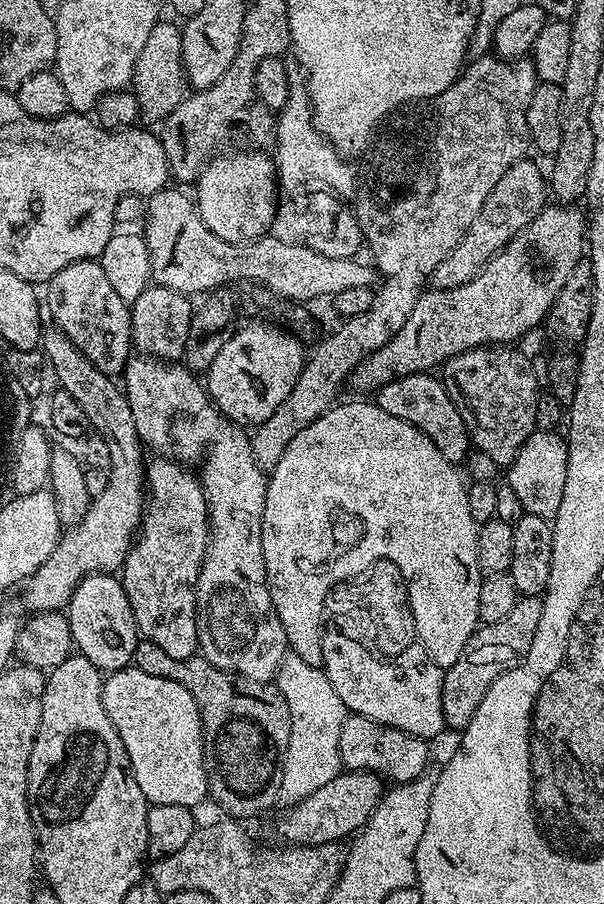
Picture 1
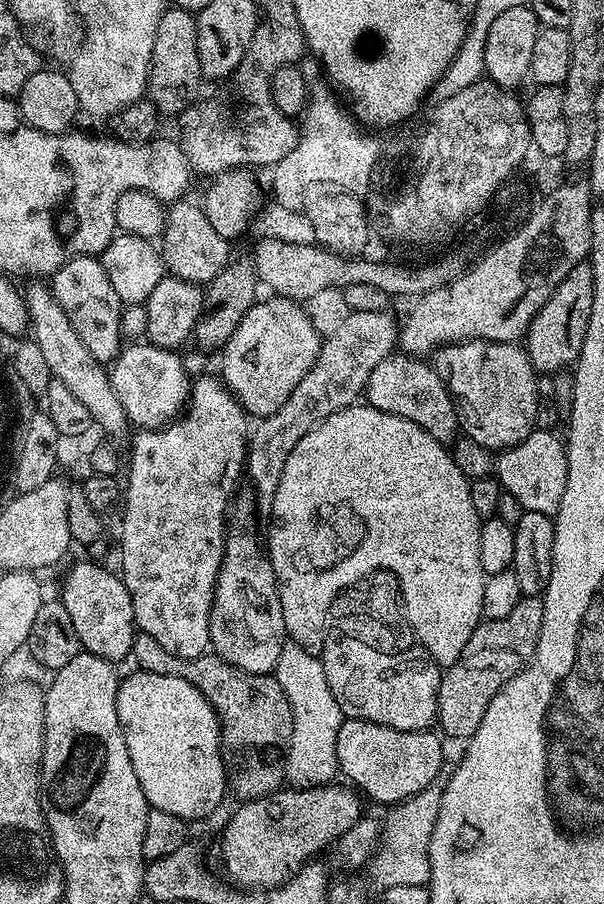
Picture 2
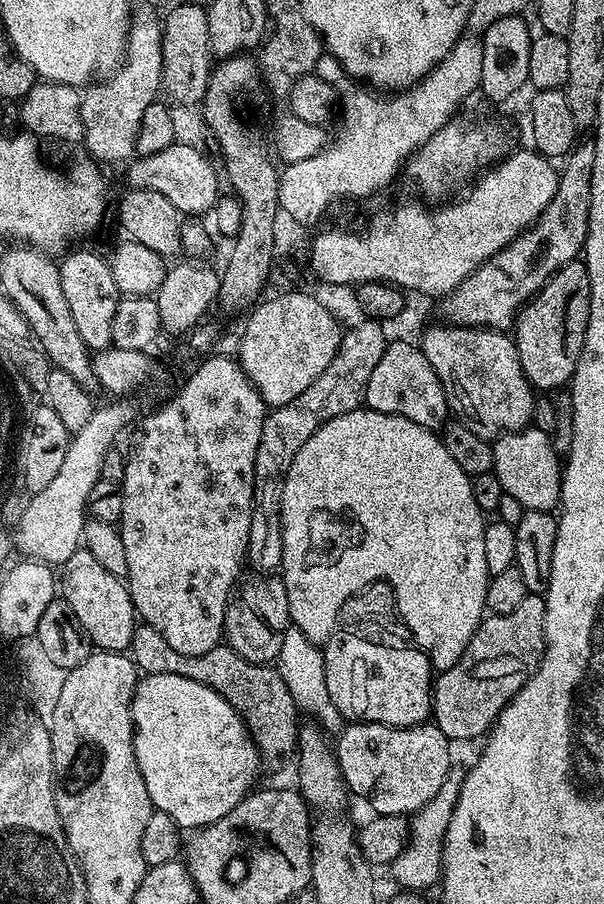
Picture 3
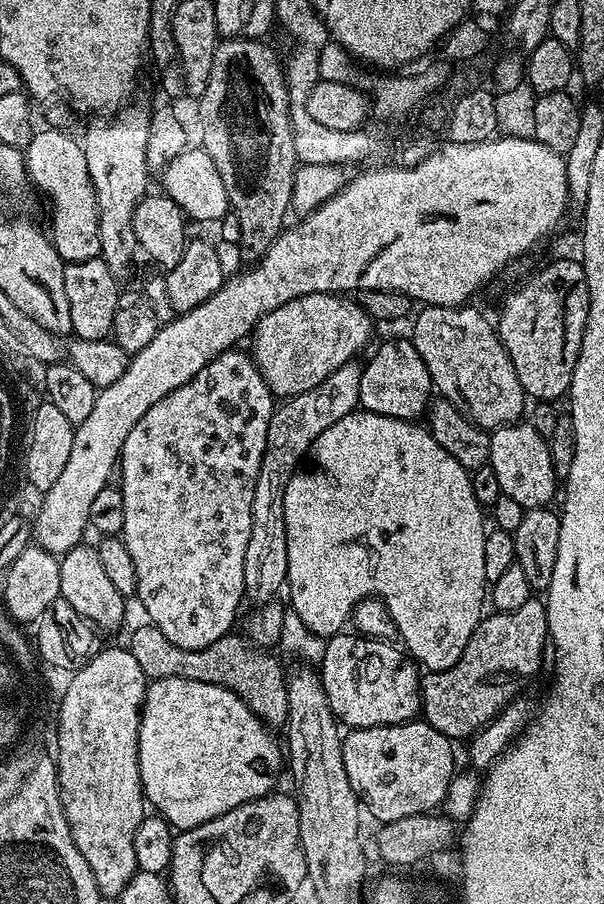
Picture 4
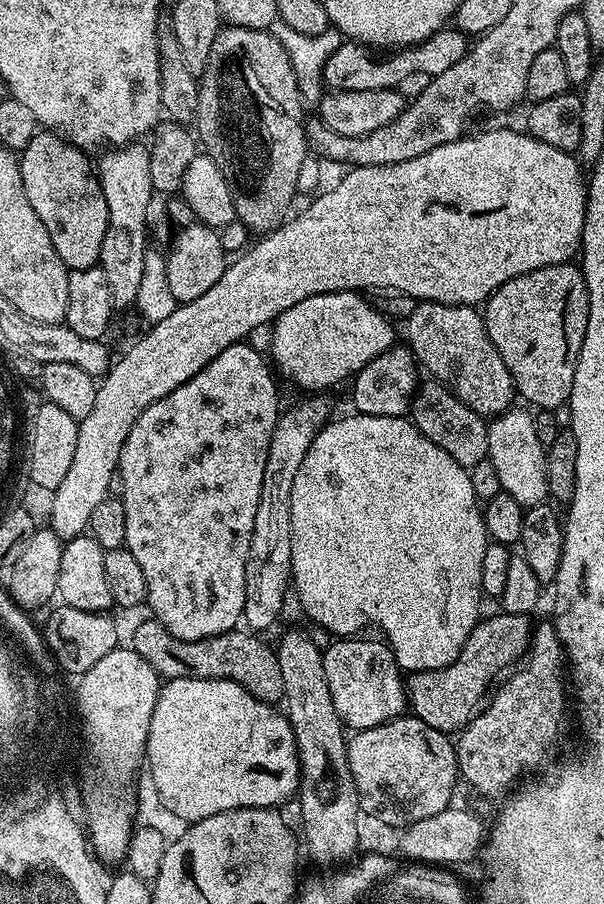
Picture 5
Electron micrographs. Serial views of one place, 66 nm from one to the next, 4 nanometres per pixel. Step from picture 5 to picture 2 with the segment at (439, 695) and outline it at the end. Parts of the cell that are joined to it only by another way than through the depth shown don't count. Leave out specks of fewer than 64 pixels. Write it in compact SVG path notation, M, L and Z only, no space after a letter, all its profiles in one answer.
M524 596L518 606L506 614L506 618L485 619L476 627L474 634L470 634L470 642L466 642L458 662L443 669L438 686L436 724L445 737L453 736L461 742L471 740L494 694L498 694L510 678L531 662L542 630L543 613L544 602L540 596Z

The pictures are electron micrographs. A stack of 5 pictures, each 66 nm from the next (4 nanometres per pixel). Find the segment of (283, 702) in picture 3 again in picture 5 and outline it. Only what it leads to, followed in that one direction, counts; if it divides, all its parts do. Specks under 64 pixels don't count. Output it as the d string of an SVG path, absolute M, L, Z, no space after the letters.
M147 618L132 632L130 646L164 679L200 676L204 680L229 680L242 686L254 698L275 705L283 701L282 670L278 667L276 648L251 631L233 630L201 640L179 640L155 618Z

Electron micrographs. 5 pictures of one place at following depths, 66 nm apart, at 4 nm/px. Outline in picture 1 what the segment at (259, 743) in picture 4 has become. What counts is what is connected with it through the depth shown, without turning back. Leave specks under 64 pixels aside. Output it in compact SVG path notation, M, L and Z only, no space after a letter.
M134 666L120 668L104 681L102 706L122 738L138 790L149 805L186 806L195 809L209 799L204 731L198 702L186 686L178 686L170 678L146 674Z

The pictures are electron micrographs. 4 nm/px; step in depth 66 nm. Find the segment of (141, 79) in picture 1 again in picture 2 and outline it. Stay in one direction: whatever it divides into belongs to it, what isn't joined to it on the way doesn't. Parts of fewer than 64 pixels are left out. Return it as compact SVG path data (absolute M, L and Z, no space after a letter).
M165 7L158 22L158 30L154 34L152 65L148 67L147 99L152 101L161 117L179 117L197 103L200 80L202 81L202 73L198 58L196 16L181 8Z

